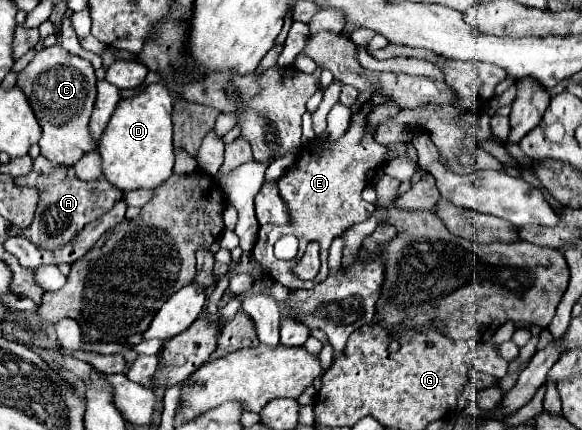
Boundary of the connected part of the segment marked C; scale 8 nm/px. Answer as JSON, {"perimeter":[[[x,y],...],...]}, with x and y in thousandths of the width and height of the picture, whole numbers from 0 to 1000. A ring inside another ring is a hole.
{"perimeter":[[[101,105],[77,109],[64,119],[53,147],[29,174],[29,202],[46,221],[46,235],[74,300],[67,342],[77,370],[98,384],[129,384],[146,356],[163,347],[149,291],[163,249],[167,179],[153,142],[115,123]]]}

